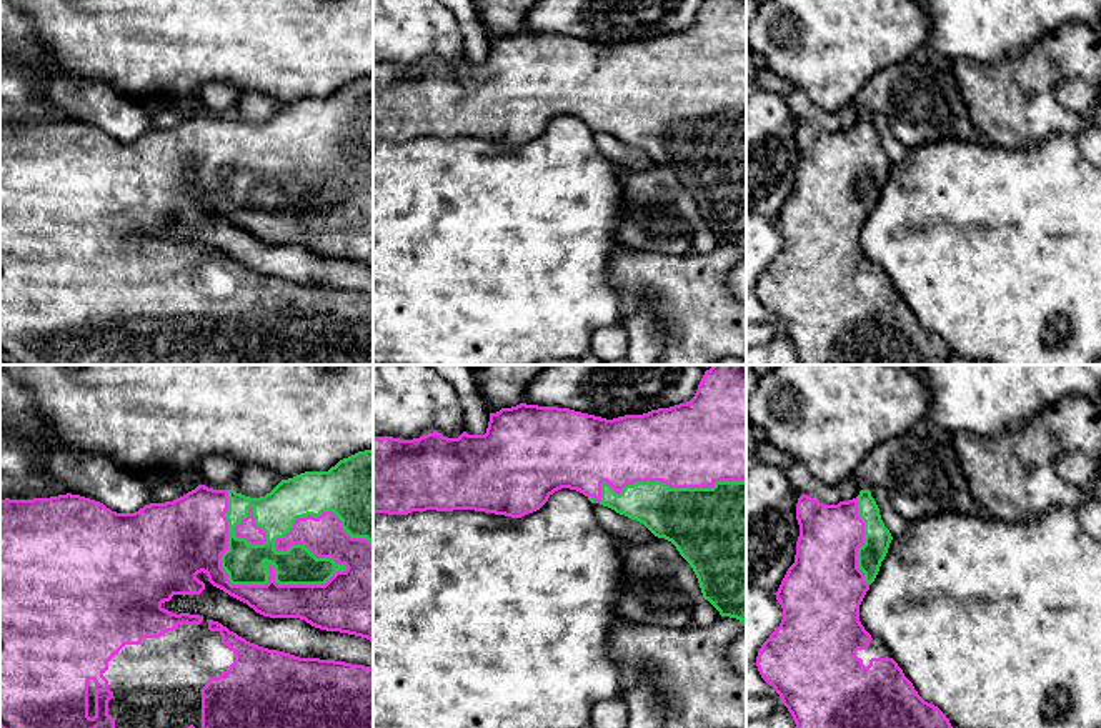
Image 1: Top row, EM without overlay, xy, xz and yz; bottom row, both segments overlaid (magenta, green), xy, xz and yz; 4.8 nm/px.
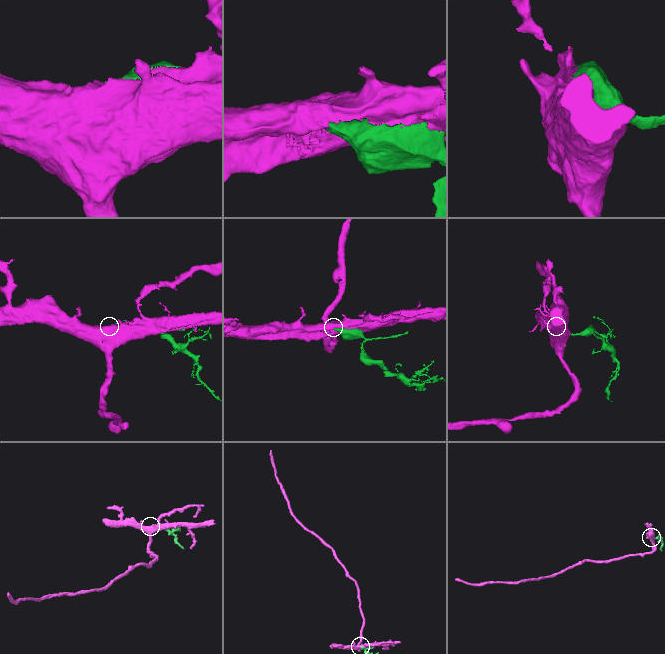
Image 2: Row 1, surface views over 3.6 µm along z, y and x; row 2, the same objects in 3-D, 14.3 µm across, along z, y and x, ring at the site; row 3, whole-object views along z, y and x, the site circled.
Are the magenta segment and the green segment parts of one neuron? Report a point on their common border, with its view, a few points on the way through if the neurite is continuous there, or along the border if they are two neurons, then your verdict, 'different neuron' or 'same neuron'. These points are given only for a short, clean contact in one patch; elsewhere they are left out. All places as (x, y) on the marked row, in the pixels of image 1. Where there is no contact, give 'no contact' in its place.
xy (322, 585) | same neuron

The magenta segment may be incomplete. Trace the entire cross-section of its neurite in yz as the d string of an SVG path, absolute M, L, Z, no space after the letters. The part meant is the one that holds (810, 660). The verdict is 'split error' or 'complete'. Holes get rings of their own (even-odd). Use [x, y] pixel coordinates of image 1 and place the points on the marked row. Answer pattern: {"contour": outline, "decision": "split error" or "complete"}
{"contour": "M869 490L838 505L825 505L801 495L796 503L800 536L795 563L776 595L783 608L780 626L761 645L756 666L761 678L780 695L796 728L953 728L946 715L924 701L886 646L873 640L859 621L859 605L874 581L893 540Z", "decision": "split error"}

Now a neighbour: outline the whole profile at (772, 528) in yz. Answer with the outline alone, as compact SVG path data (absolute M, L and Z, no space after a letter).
M746 463L746 585L776 593L795 563L800 525L798 496L786 473Z

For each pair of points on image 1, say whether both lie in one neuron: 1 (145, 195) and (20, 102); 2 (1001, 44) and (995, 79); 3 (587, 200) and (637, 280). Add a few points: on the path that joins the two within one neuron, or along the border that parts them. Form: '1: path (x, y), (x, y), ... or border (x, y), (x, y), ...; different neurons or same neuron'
1: border (69, 119), (17, 127); different neurons
2: border (1033, 44), (1020, 55), (993, 64), (960, 59); different neurons
3: border (618, 244), (608, 267), (612, 285); different neurons

